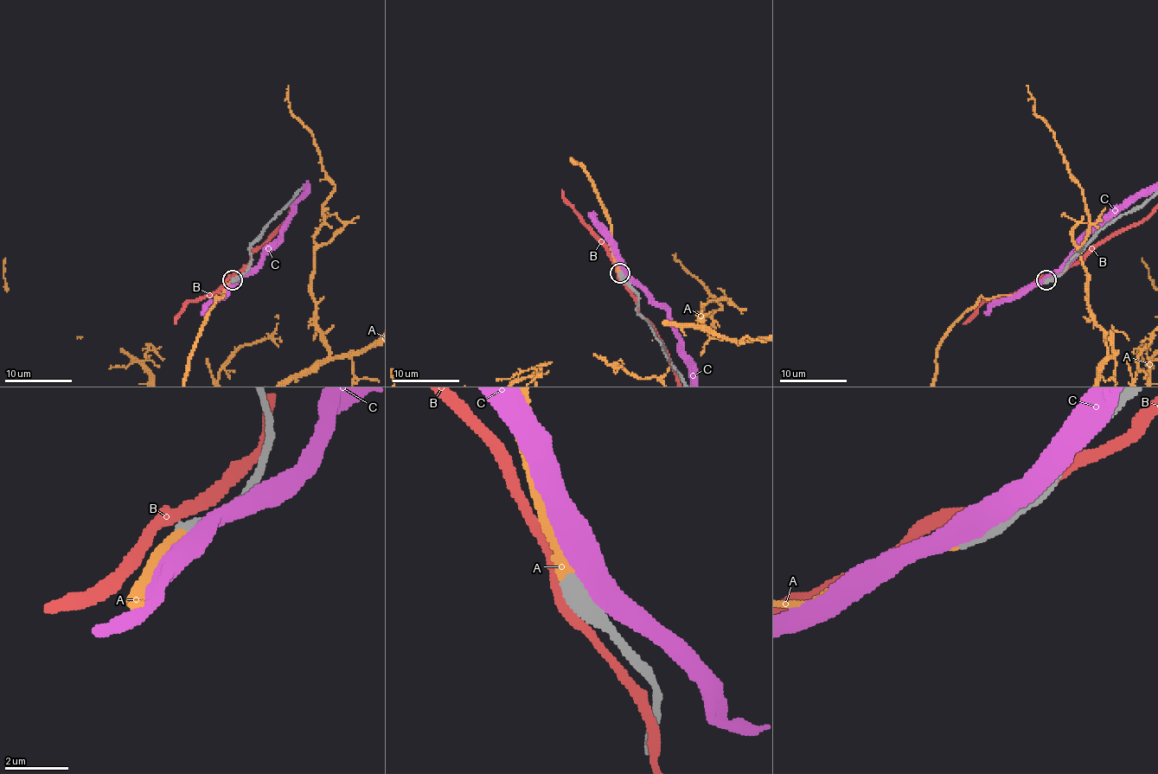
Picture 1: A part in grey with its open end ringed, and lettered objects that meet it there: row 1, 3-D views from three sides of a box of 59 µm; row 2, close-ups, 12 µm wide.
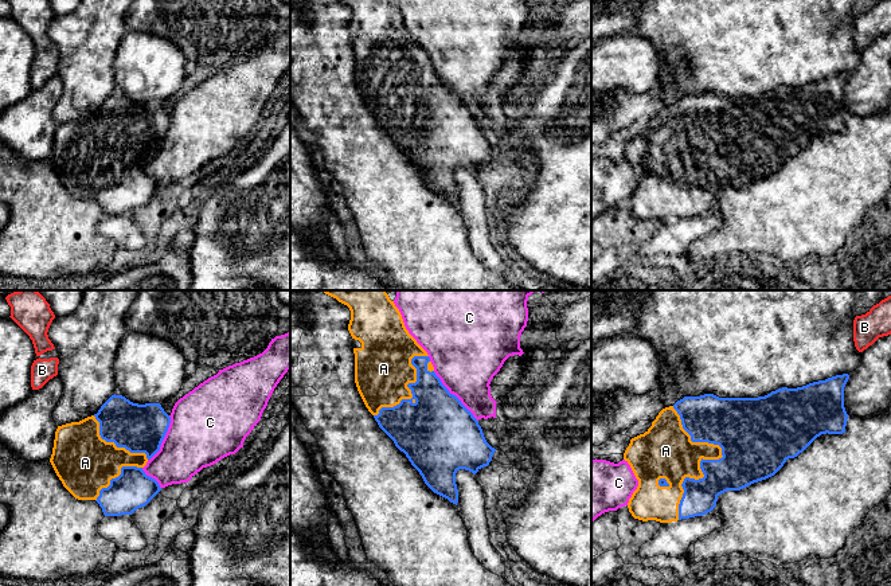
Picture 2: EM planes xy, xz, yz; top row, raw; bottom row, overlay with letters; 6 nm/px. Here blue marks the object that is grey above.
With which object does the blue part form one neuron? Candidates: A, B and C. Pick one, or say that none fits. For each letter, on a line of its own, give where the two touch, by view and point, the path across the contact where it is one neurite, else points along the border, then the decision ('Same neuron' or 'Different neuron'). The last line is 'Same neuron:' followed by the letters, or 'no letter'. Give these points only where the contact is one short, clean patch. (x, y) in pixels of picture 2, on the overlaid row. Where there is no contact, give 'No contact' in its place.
A: Touches blue at yz (710, 460). Same neuron
B: No contact. Different neuron
C: Touches blue at xz (454, 395). Different neuron
Same neuron: A

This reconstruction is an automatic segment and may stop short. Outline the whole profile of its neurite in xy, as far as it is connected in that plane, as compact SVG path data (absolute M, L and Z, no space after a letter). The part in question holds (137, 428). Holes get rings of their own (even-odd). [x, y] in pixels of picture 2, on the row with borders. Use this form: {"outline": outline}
{"outline": "M114 394L97 414L58 426L50 462L75 499L95 500L105 516L132 515L161 491L142 468L160 450L169 423L160 403L138 405Z"}

